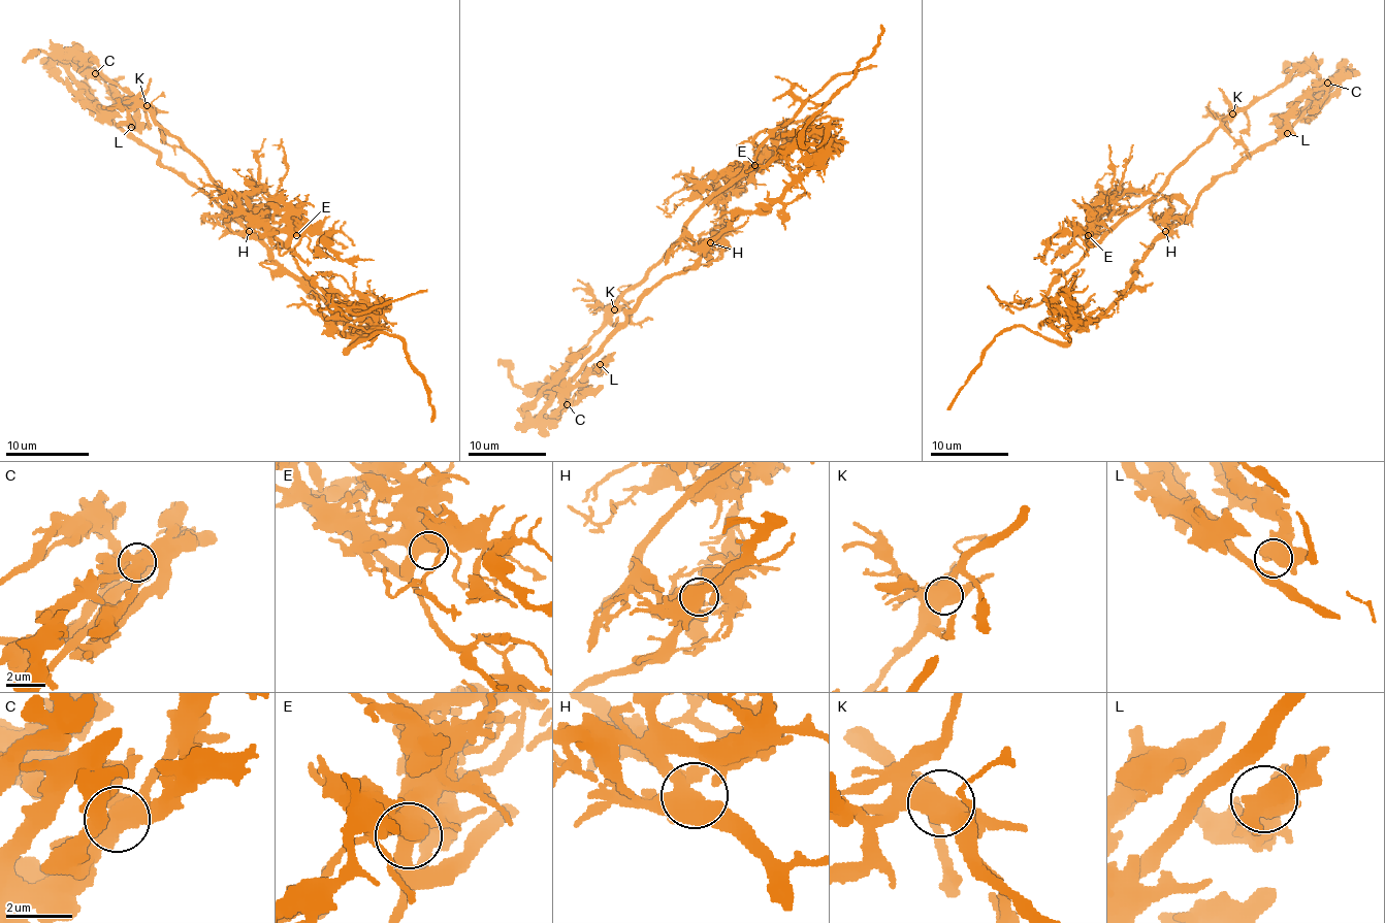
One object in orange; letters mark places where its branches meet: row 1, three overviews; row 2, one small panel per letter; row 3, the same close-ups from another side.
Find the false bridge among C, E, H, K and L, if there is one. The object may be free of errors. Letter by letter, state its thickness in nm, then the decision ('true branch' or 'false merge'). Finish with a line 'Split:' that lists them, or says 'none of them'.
C: 550 nm thick; false merge
E: 440 nm thick; true branch
H: 550 nm thick; true branch
K: 550 nm thick; true branch
L: 550 nm thick; true branch
Split: C

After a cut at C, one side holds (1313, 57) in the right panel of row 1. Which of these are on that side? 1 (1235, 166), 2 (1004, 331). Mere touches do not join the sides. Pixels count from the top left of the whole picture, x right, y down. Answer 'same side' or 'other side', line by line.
1: other side
2: other side

